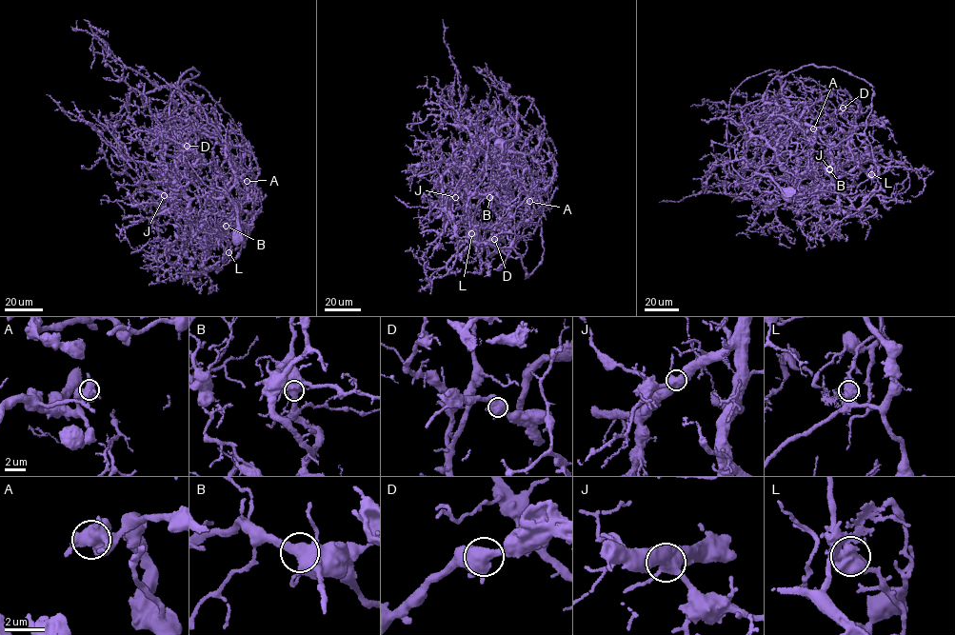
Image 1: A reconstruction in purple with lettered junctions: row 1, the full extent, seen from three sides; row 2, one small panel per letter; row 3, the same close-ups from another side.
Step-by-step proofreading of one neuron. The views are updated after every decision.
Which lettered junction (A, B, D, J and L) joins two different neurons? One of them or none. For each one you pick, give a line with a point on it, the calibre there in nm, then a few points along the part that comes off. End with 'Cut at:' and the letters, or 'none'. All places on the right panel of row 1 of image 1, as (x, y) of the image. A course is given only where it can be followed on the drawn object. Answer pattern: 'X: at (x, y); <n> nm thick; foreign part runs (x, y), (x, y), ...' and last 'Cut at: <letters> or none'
L: at (871, 174); 550 nm thick; foreign part runs (871, 174), (865, 136), (829, 148), (762, 112), (728, 148), (733, 169), (766, 173), (794, 194)
Cut at: L

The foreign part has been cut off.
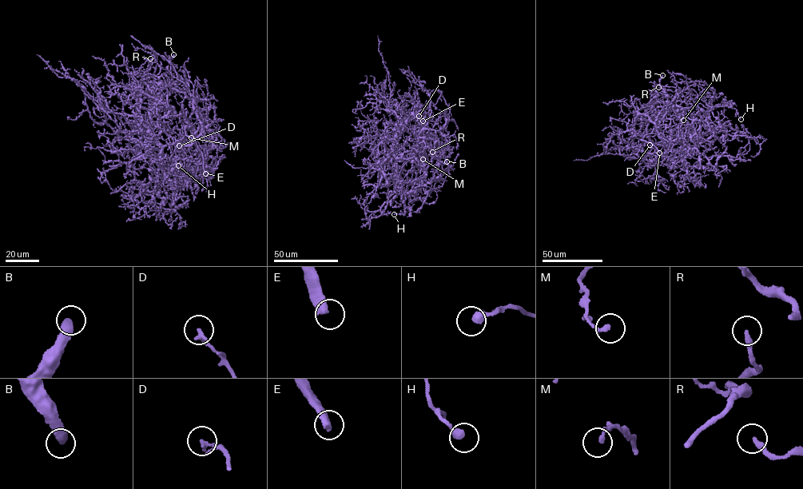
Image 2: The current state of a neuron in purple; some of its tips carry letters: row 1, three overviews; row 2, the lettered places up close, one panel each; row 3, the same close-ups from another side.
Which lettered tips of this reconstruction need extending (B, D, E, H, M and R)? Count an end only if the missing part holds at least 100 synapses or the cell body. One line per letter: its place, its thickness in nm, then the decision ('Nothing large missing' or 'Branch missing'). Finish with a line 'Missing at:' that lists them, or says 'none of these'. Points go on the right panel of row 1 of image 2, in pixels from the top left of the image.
B: Place: (662, 75). Thickness 440 nm. Nothing large missing
D: Place: (649, 145). Thickness 200 nm. Nothing large missing
E: Place: (659, 153). Thickness 420 nm. Branch missing
H: Place: (741, 119). Thickness 400 nm. Nothing large missing
M: Place: (683, 120). Thickness 200 nm. Nothing large missing
R: Place: (658, 87). Thickness 280 nm. Nothing large missing
Missing at: E

